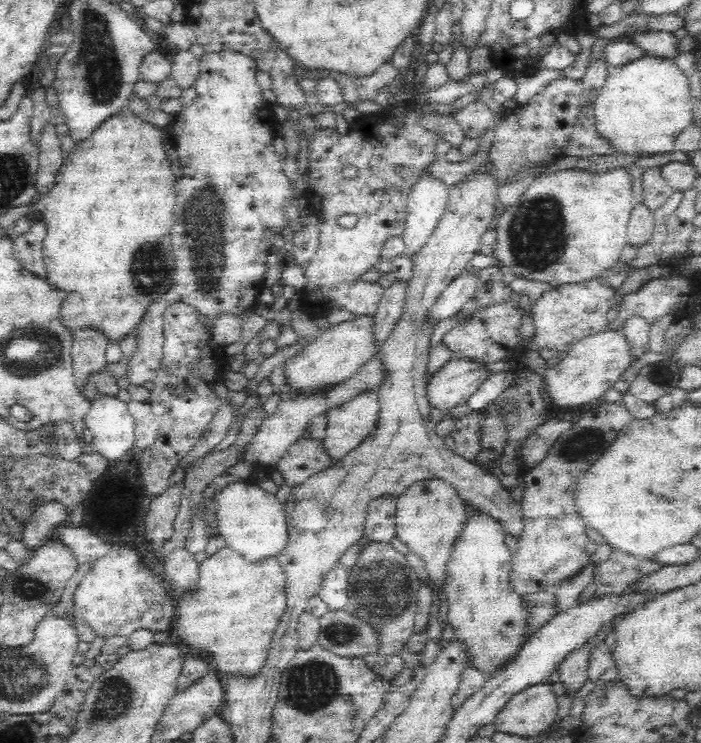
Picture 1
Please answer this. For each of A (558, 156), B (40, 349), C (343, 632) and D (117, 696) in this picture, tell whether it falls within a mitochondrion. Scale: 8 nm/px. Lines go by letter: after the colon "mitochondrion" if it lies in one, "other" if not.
A: other
B: mitochondrion
C: mitochondrion
D: mitochondrion

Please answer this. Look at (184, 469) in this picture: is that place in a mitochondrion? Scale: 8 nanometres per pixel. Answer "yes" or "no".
no

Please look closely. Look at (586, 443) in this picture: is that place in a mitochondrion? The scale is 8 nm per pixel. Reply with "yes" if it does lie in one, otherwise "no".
yes

